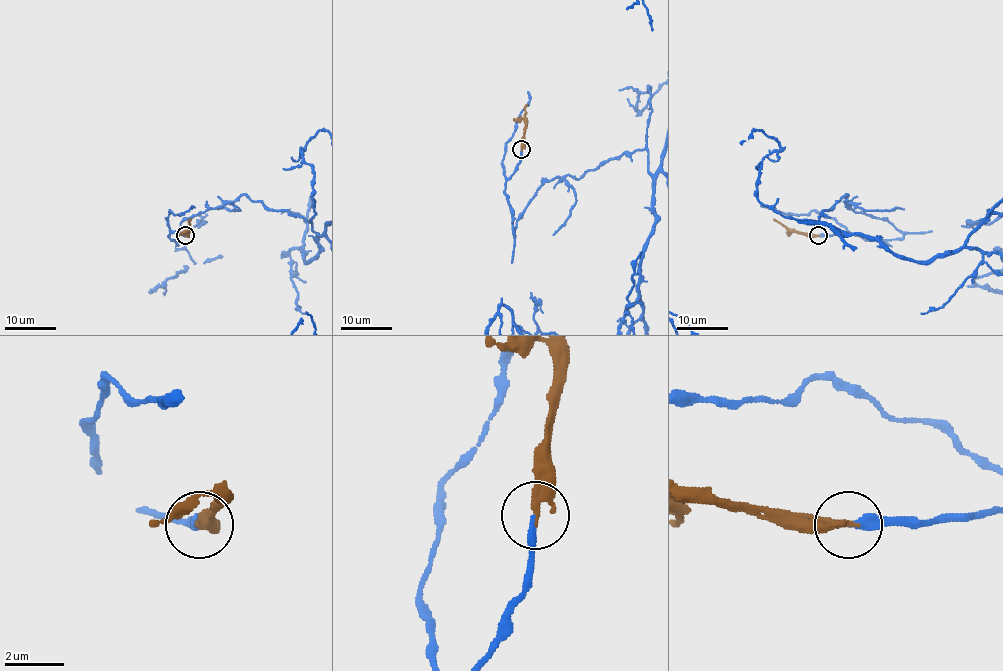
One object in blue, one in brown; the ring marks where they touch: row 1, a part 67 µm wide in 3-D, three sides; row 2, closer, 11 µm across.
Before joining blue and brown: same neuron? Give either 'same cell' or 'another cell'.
same cell

